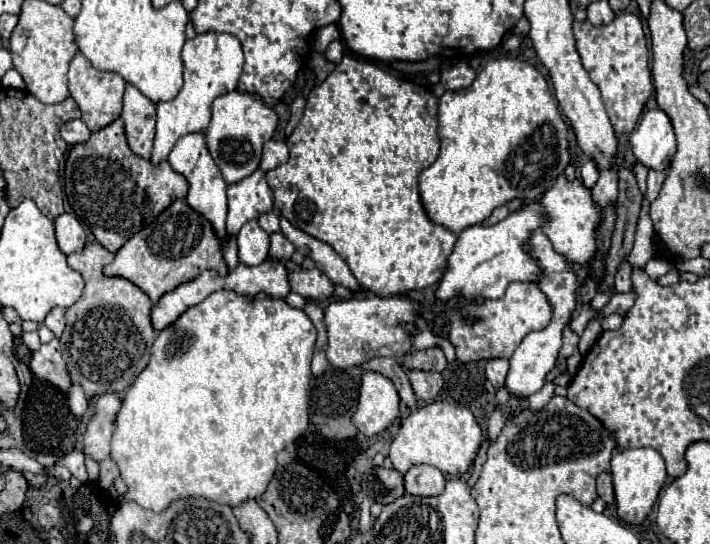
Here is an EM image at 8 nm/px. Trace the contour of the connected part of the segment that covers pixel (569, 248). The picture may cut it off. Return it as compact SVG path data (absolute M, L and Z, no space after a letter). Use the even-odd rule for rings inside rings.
M565 176L545 192L543 200L525 206L519 212L509 214L503 222L493 226L471 226L459 234L459 240L449 256L447 272L439 284L437 298L443 302L449 300L455 292L465 298L501 298L507 284L513 280L519 282L537 282L539 270L537 264L521 250L521 244L529 238L535 228L543 228L553 242L553 248L563 254L573 264L585 264L595 254L595 226L599 222L599 212L591 200L591 190L581 182L567 182Z

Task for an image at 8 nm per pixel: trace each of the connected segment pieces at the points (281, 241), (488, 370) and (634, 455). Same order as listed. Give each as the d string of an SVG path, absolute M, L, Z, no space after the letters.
M281 232L271 234L271 248L269 248L269 256L271 258L275 258L275 260L291 258L293 252L295 252L295 246Z
M495 358L485 364L485 376L495 388L501 388L505 384L507 372L509 372L509 360L505 358Z
M627 448L619 450L611 460L611 476L613 476L613 492L617 516L629 524L641 524L645 516L651 512L661 486L665 484L667 472L665 462L653 448Z

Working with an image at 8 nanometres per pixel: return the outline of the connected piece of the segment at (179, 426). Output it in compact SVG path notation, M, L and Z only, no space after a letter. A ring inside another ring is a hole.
M221 290L207 296L207 300L203 300L201 304L189 308L183 316L179 316L179 320L171 328L159 332L147 368L135 378L135 382L131 384L131 388L123 398L123 406L117 416L117 430L111 440L113 462L119 466L121 478L129 486L129 492L123 496L123 500L133 500L147 510L161 512L167 508L167 504L171 504L171 500L177 500L179 496L203 496L207 500L215 500L219 504L231 504L231 506L239 506L249 498L261 496L275 474L277 454L287 444L294 444L309 426L307 394L309 394L311 356L313 356L315 340L317 340L317 330L303 310L289 306L283 298L271 298L263 292L259 292L255 298L245 298L233 290Z

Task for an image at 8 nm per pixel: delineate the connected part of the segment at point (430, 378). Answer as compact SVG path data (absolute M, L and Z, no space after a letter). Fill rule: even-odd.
M411 370L409 372L409 382L415 390L415 396L419 400L425 400L425 402L431 402L437 392L441 390L443 386L443 378L439 372L421 372L421 370Z

